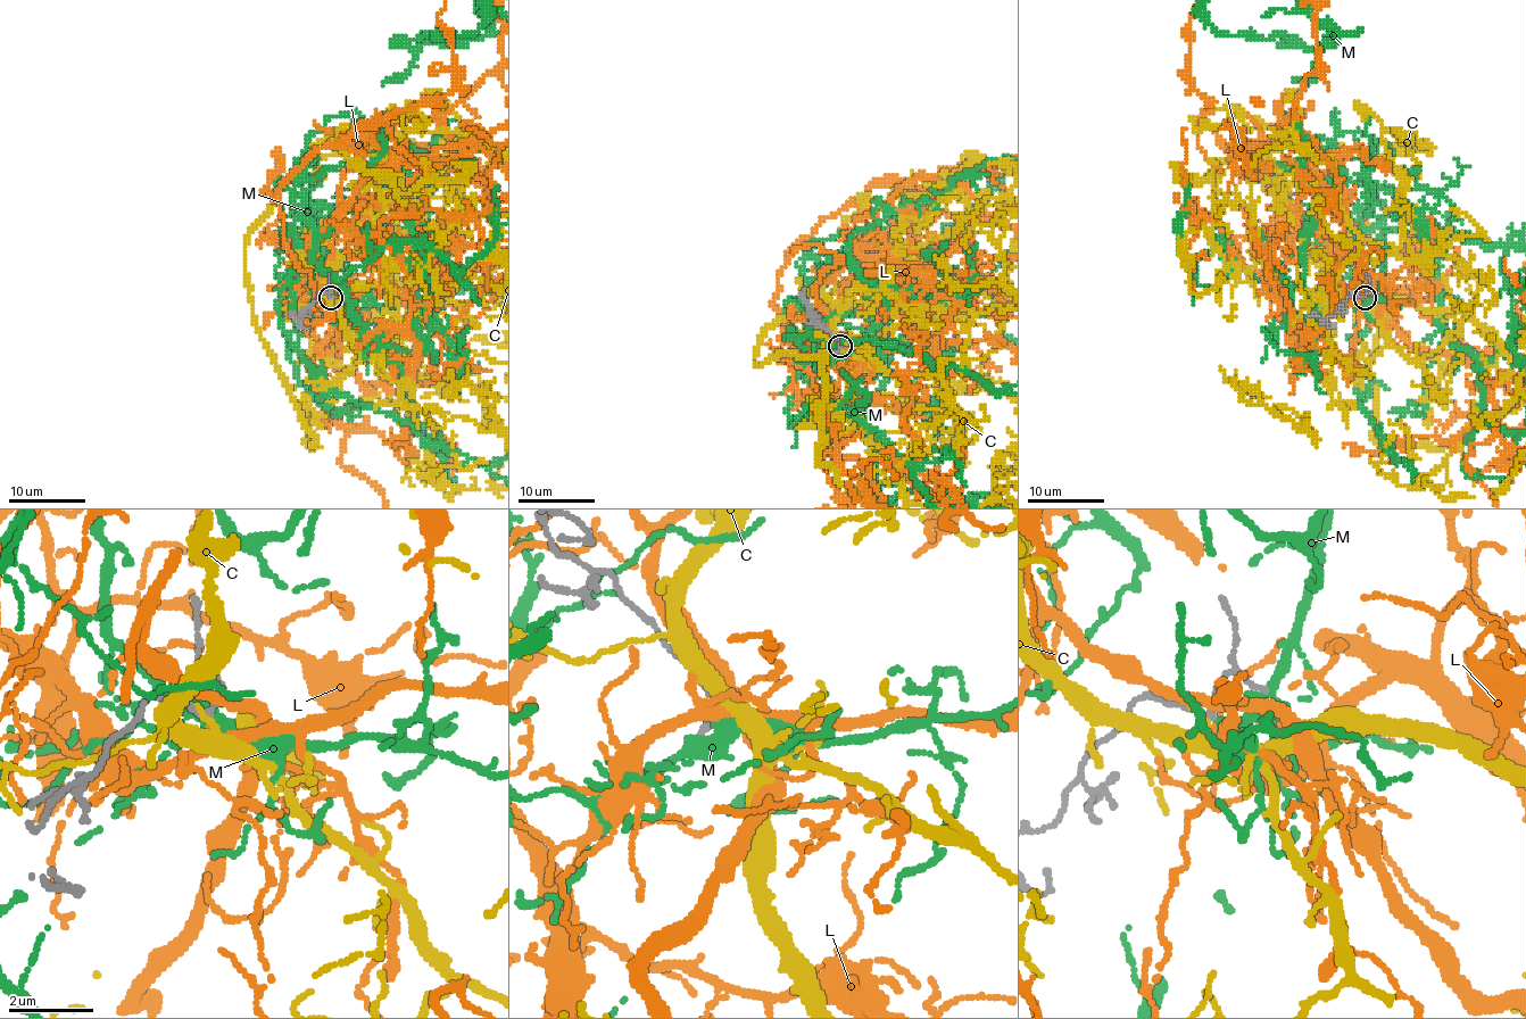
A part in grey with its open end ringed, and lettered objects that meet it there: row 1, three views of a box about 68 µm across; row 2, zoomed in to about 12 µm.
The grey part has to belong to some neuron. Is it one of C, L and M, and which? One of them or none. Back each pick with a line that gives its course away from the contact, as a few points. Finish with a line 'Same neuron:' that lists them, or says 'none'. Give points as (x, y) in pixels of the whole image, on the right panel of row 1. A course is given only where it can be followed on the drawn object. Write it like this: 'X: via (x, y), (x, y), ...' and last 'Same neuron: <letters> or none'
Same neuron: L

